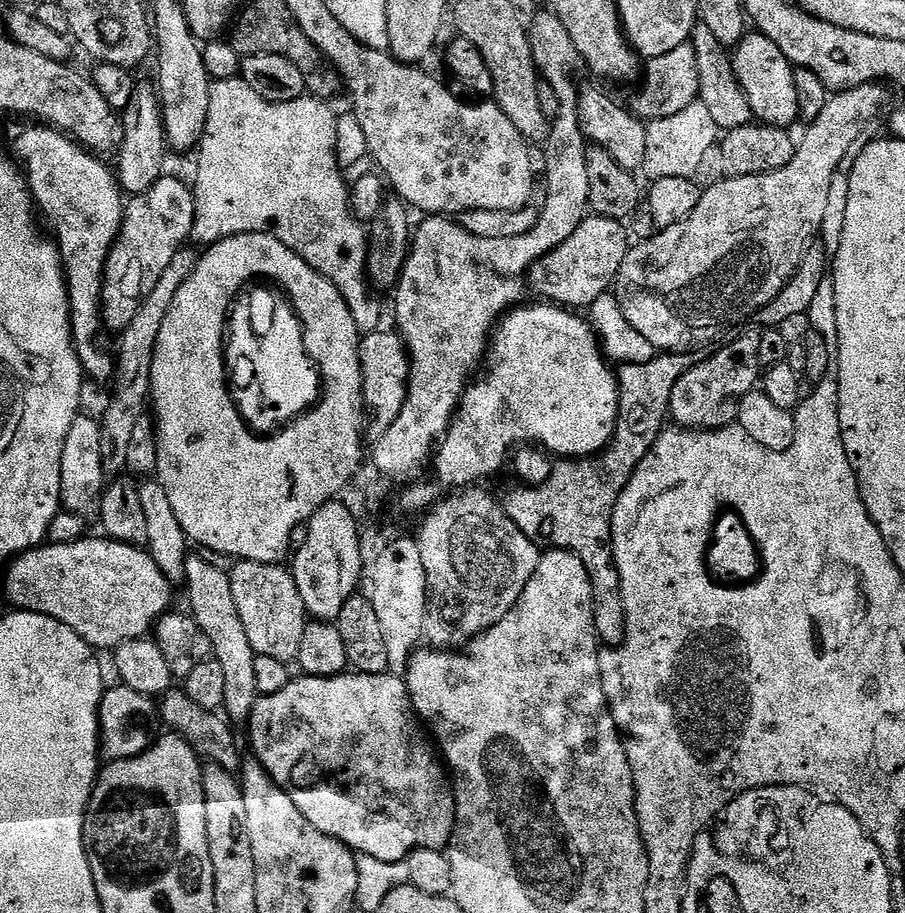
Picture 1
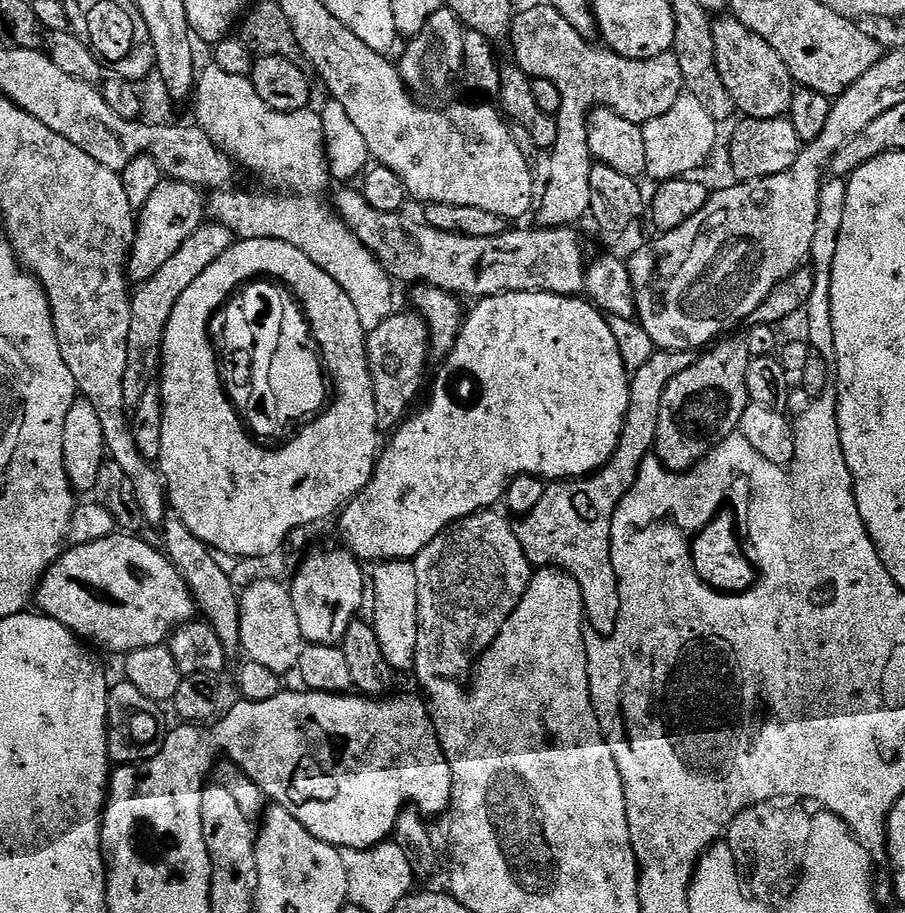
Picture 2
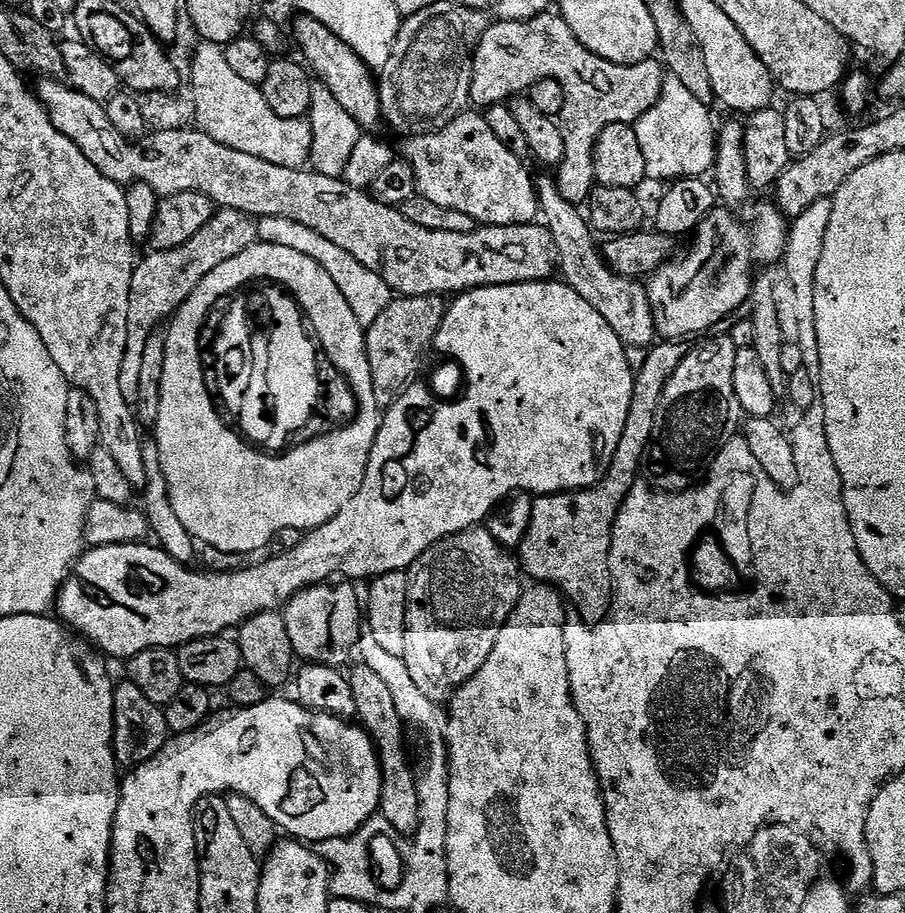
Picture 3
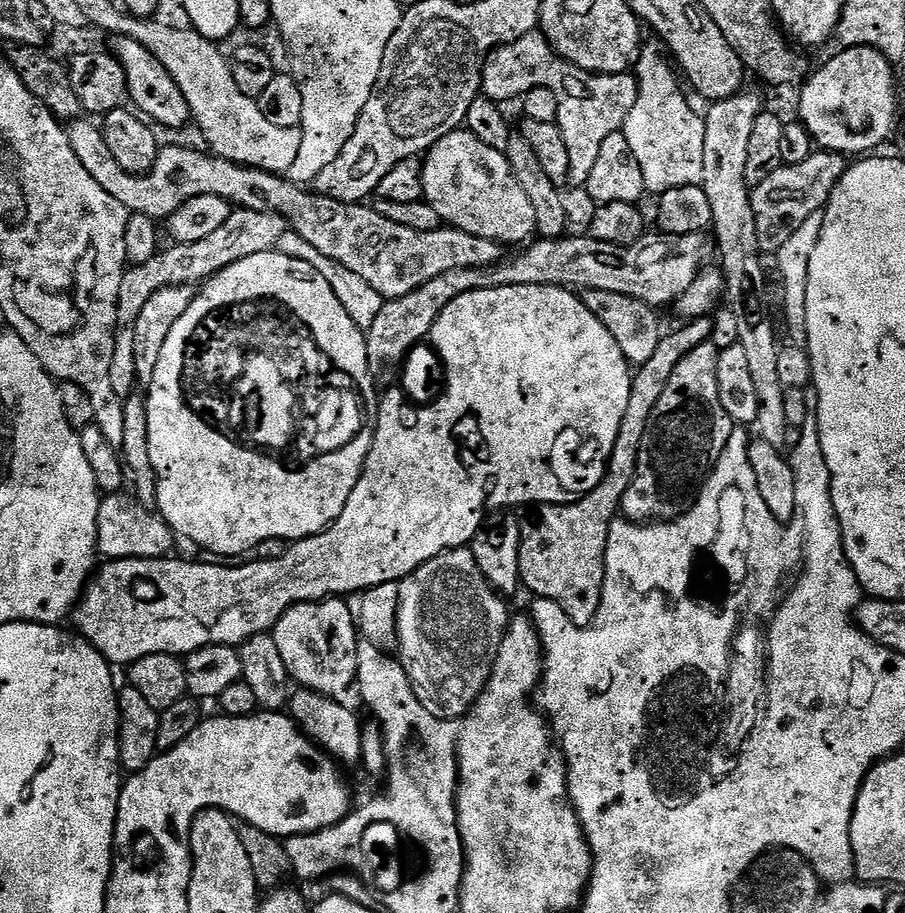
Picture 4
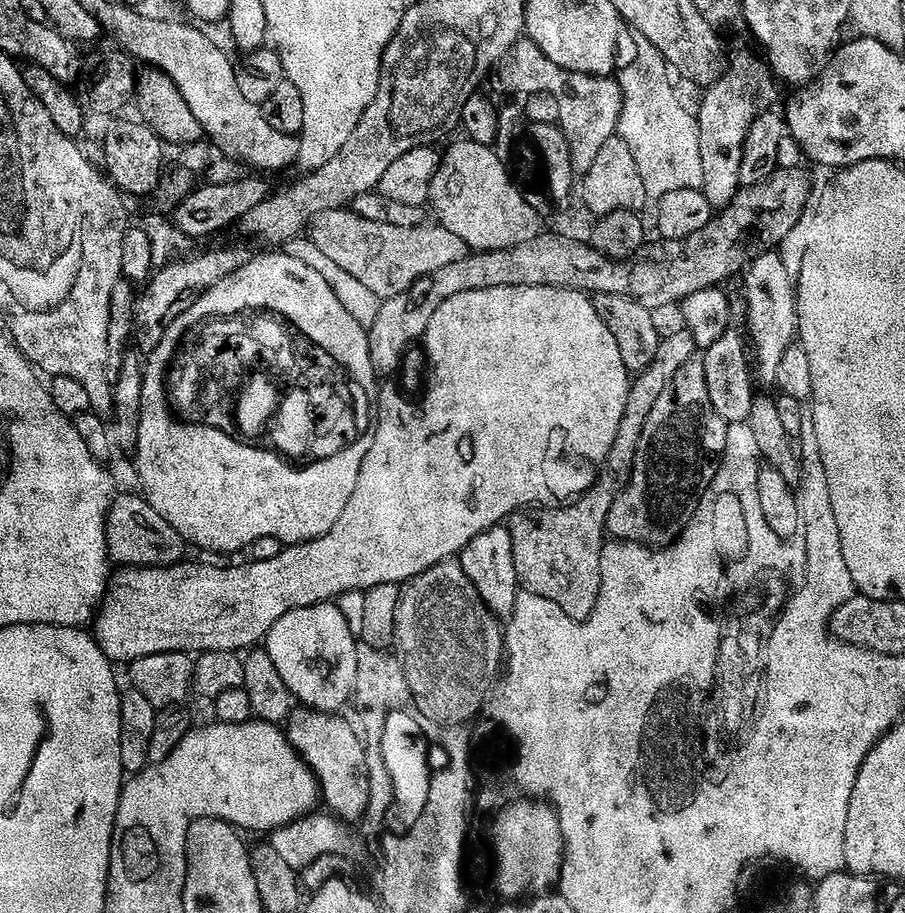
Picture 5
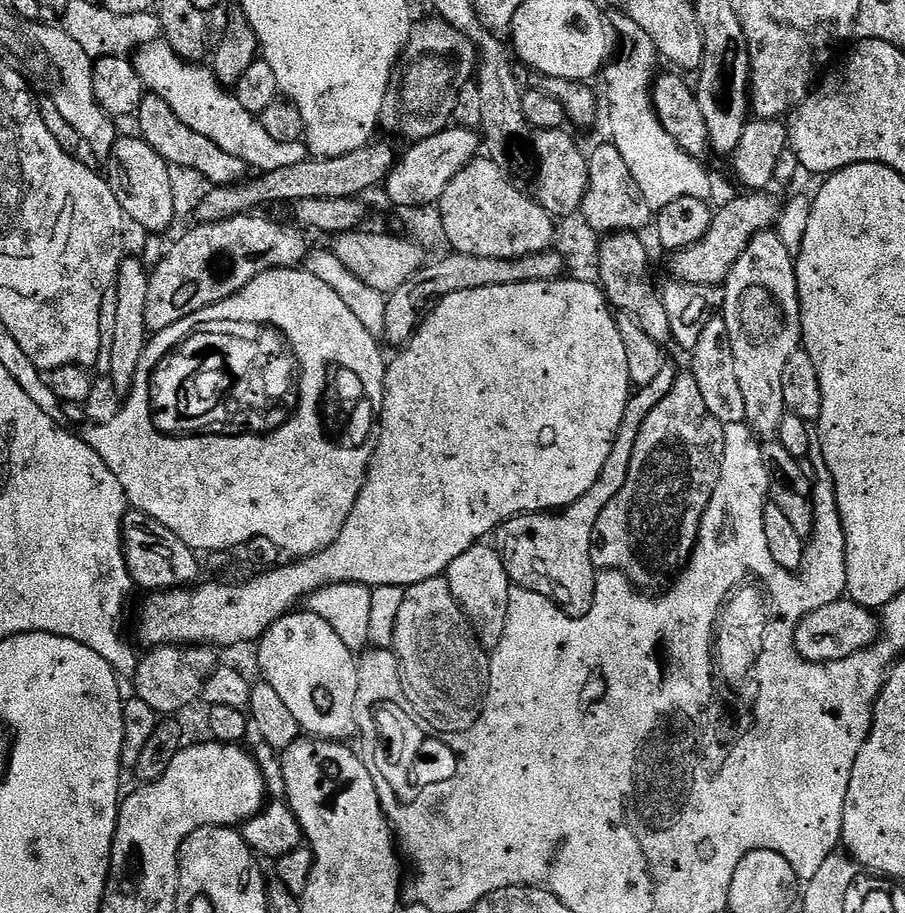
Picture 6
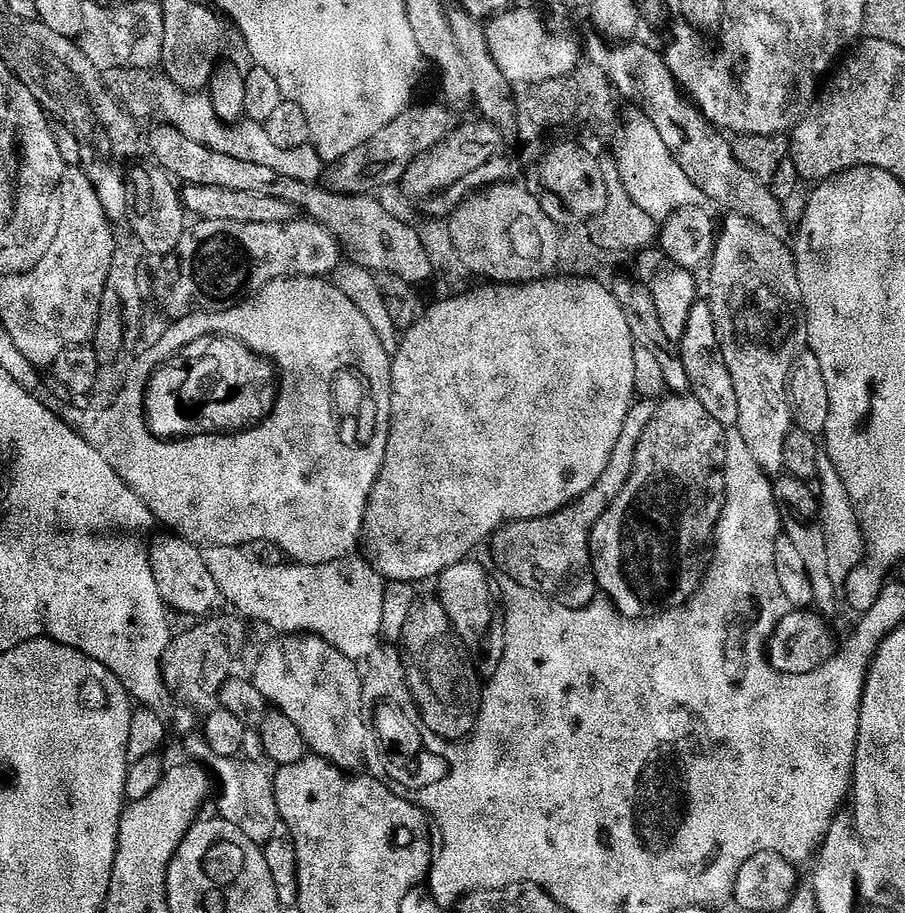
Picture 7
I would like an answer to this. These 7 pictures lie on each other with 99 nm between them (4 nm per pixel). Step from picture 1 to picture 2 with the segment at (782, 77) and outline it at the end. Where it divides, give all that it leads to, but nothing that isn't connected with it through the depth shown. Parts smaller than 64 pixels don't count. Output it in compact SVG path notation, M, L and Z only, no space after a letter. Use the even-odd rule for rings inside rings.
M731 14L721 15L717 20L720 21L712 24L712 53L716 56L716 69L730 94L735 111L750 119L779 117L785 111L786 96L784 100L784 84L780 81L781 73L774 63L771 46L758 38L758 34L742 26L742 22Z

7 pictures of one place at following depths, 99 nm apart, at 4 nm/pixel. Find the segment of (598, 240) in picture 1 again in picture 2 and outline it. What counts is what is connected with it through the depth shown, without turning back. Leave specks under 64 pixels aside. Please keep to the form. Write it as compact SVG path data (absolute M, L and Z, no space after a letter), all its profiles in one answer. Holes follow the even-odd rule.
M359 191L338 193L336 208L349 231L371 250L388 275L397 281L405 280L408 286L431 285L451 292L457 298L498 296L501 292L549 292L558 296L576 296L584 287L584 248L575 232L577 229L572 226L540 226L537 232L509 230L494 238L466 238L427 226L404 232L399 215L375 212Z

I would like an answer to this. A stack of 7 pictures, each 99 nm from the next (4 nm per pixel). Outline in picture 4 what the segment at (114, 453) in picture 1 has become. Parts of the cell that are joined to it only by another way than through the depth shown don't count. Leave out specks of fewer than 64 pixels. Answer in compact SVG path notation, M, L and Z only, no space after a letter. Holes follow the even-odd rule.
M236 208L214 234L207 238L198 238L198 242L185 244L173 243L172 248L165 247L157 251L154 258L145 264L129 267L122 278L122 290L118 290L118 318L116 319L116 345L114 346L114 362L110 362L110 383L114 394L122 401L137 391L136 363L134 362L134 326L138 322L138 314L146 307L146 302L158 290L173 288L179 284L199 285L222 271L226 266L238 262L242 258L250 258L250 254L271 252L276 247L278 238L289 231L290 225L277 212L259 212L249 208Z

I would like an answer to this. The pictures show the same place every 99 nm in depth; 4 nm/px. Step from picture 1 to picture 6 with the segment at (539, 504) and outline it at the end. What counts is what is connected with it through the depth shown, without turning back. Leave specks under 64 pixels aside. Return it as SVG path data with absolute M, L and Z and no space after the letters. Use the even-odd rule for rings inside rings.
M666 366L646 386L636 388L628 397L626 414L622 414L622 426L612 443L610 458L606 458L606 466L602 466L602 474L598 474L598 482L582 498L578 498L567 508L553 510L551 512L525 512L519 516L512 516L505 524L500 525L494 533L494 547L499 552L502 562L506 566L506 574L509 581L515 587L534 590L545 596L547 600L555 602L556 607L561 608L568 616L584 616L594 606L594 594L596 593L597 567L592 563L592 535L594 526L598 522L598 514L614 502L614 494L626 486L626 474L630 474L630 458L634 454L634 442L638 442L638 434L642 430L642 422L650 415L650 410L670 394L670 386L674 386L677 369Z

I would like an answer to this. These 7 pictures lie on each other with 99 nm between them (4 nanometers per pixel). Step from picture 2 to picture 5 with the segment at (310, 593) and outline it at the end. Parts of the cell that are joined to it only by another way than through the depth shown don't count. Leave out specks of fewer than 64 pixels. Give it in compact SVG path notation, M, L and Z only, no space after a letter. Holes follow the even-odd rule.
M335 603L315 604L290 610L266 637L270 662L282 674L293 696L315 712L339 713L353 699L358 678L358 637L346 626L346 618Z

